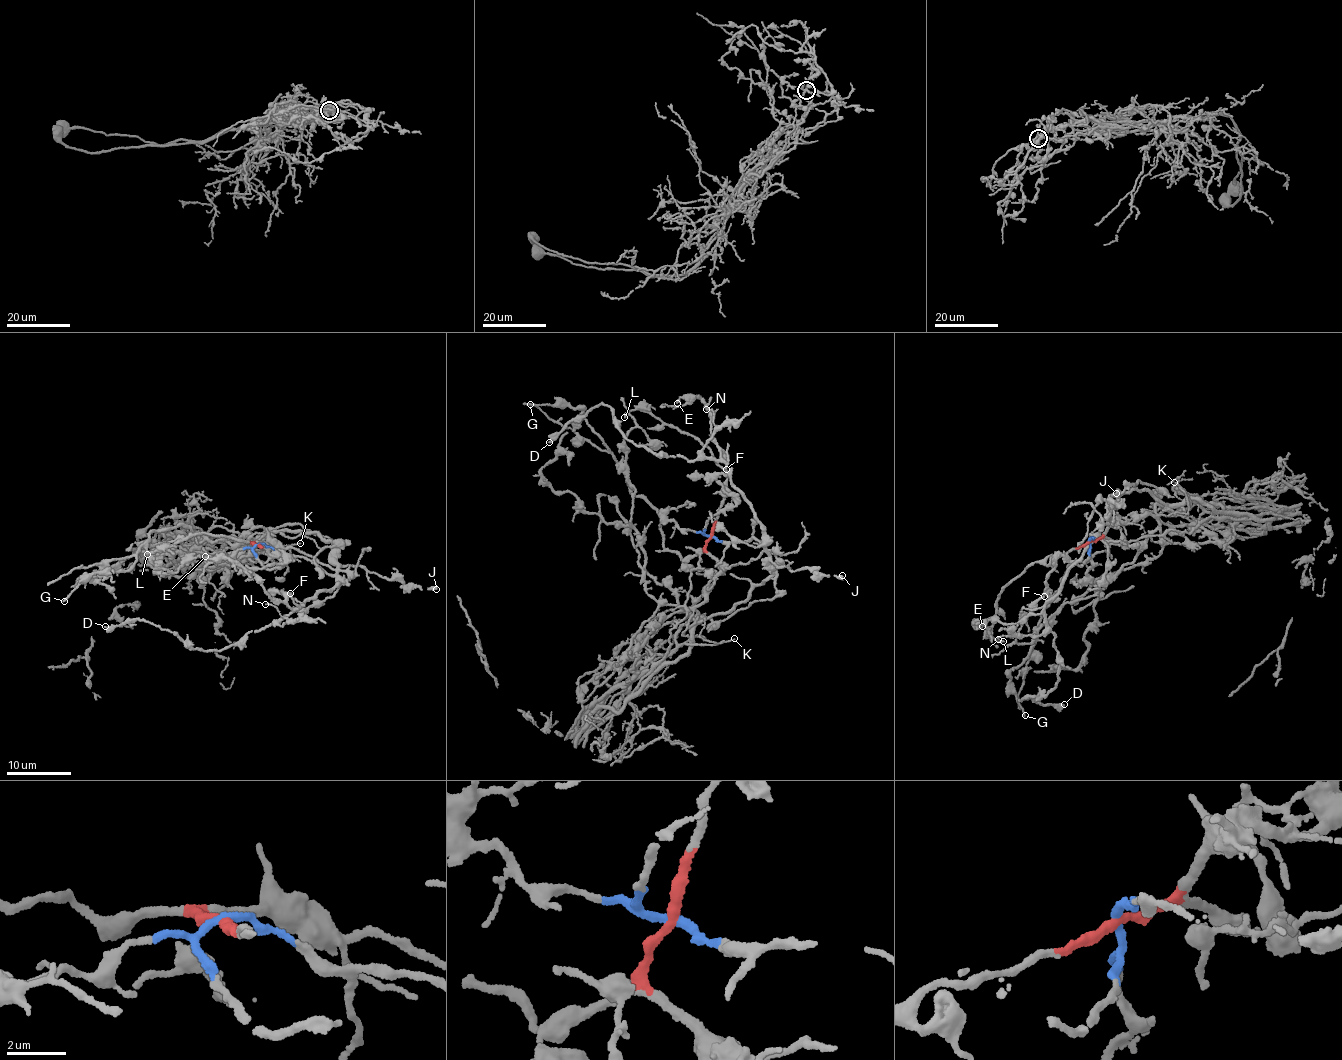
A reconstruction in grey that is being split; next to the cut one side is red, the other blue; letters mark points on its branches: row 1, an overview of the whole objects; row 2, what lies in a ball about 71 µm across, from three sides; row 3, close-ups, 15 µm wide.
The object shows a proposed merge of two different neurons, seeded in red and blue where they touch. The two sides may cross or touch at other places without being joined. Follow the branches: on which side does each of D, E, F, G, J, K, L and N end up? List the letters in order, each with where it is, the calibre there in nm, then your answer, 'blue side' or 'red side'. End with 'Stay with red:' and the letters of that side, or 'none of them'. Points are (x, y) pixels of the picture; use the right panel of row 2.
D: place (1064, 704); calibre 240 nm; blue side
E: place (982, 626); calibre 220 nm; blue side
F: place (1044, 596); calibre 130 nm; blue side
G: place (1025, 715); calibre 220 nm; red side
J: place (1116, 493); calibre 360 nm; blue side
K: place (1174, 482); calibre 110 nm; red side
L: place (1003, 641); calibre 200 nm; red side
N: place (998, 639); calibre 150 nm; blue side
Stay with red: G, K, L

